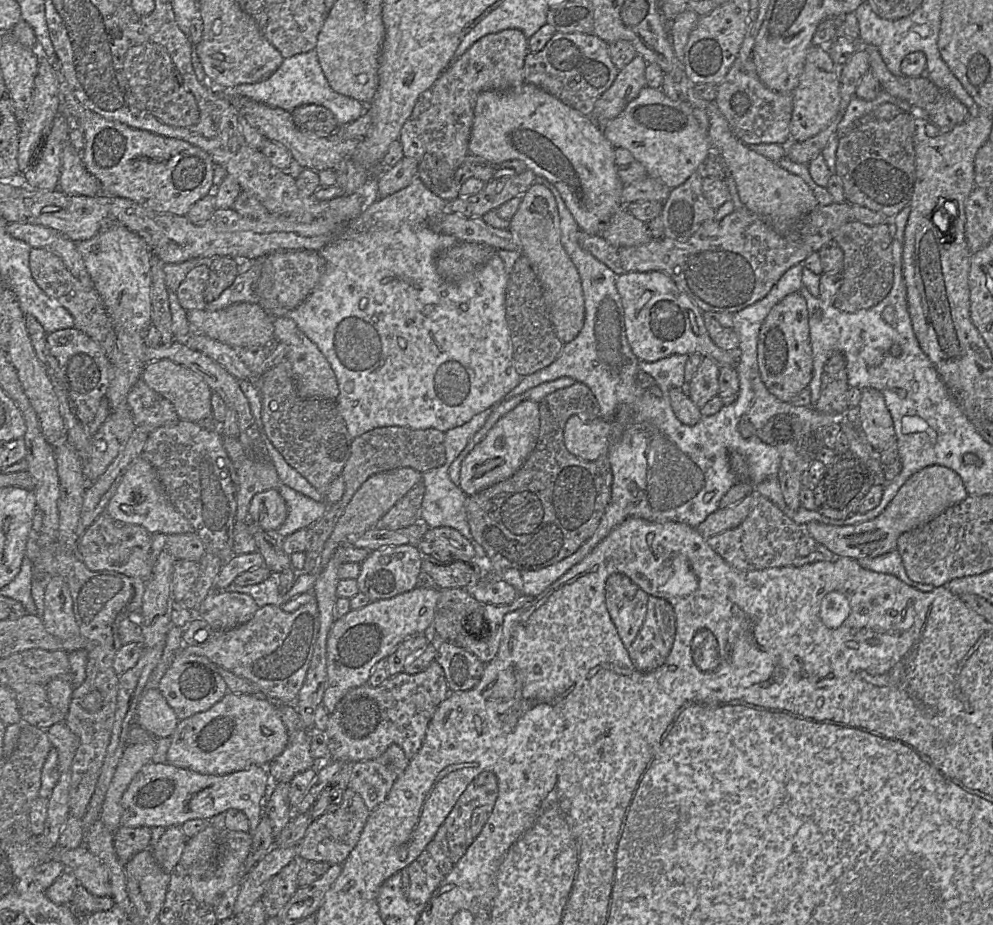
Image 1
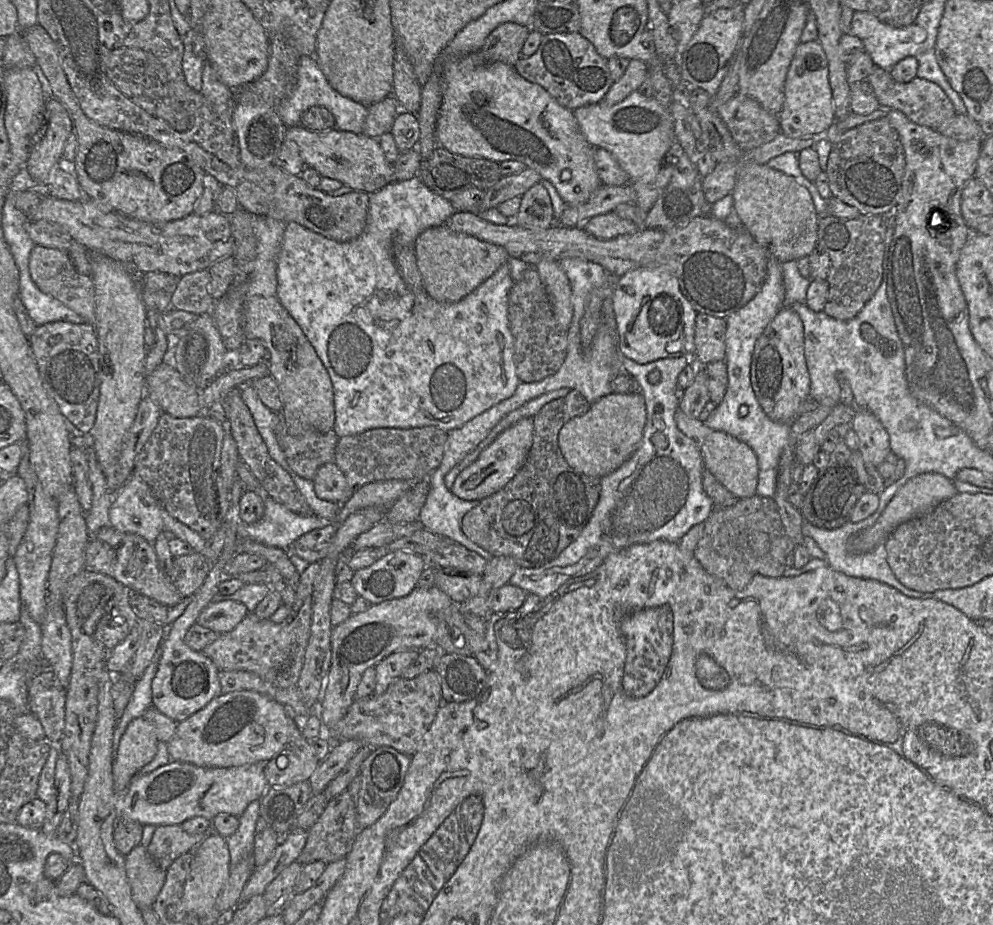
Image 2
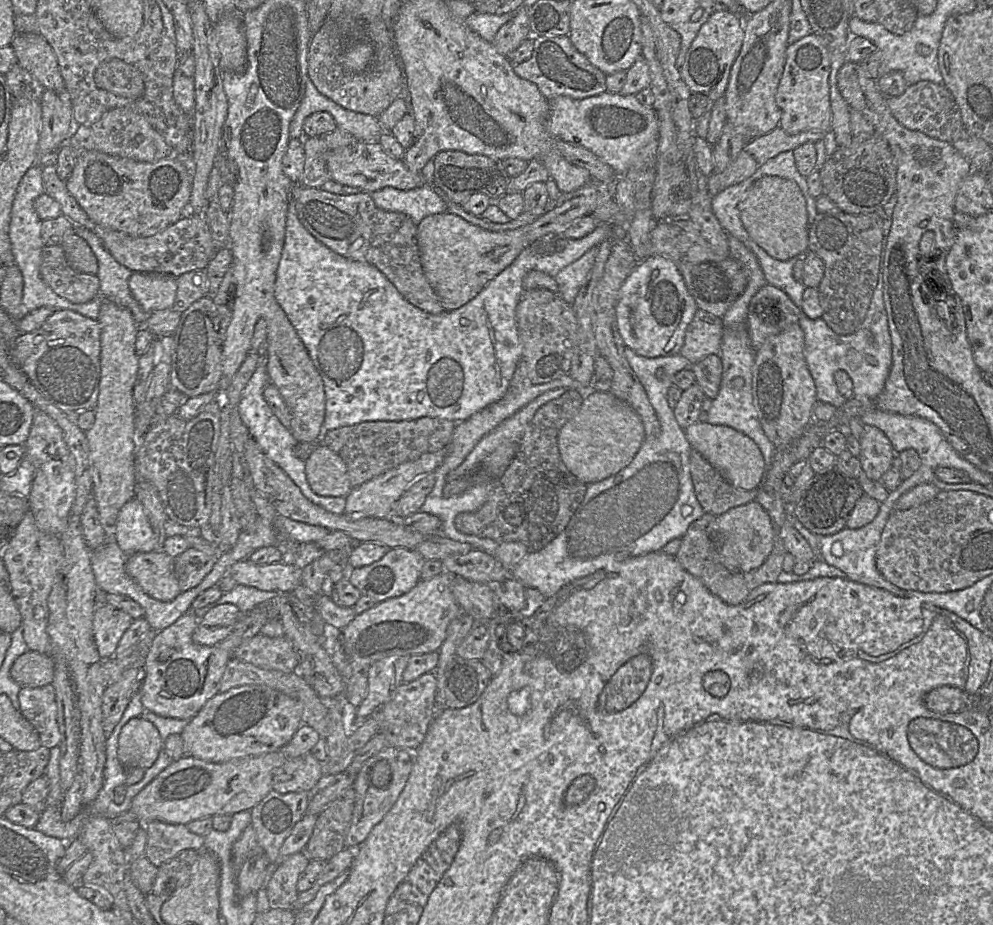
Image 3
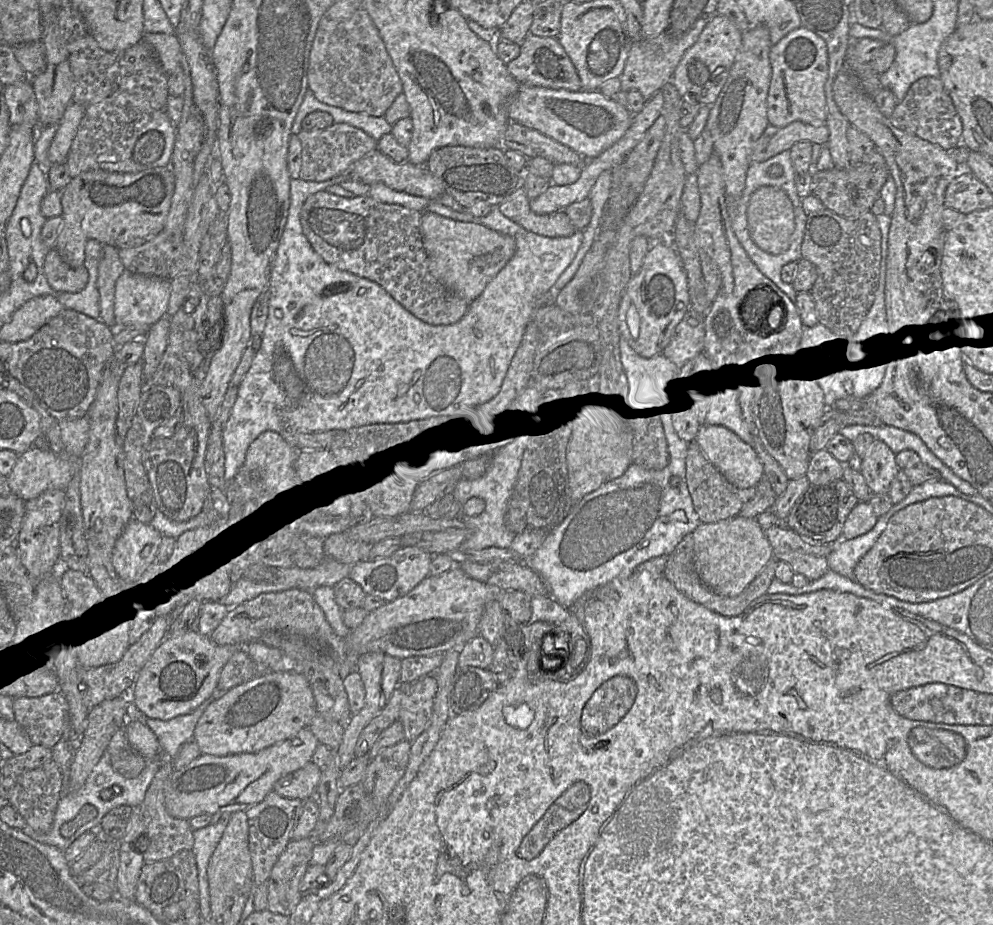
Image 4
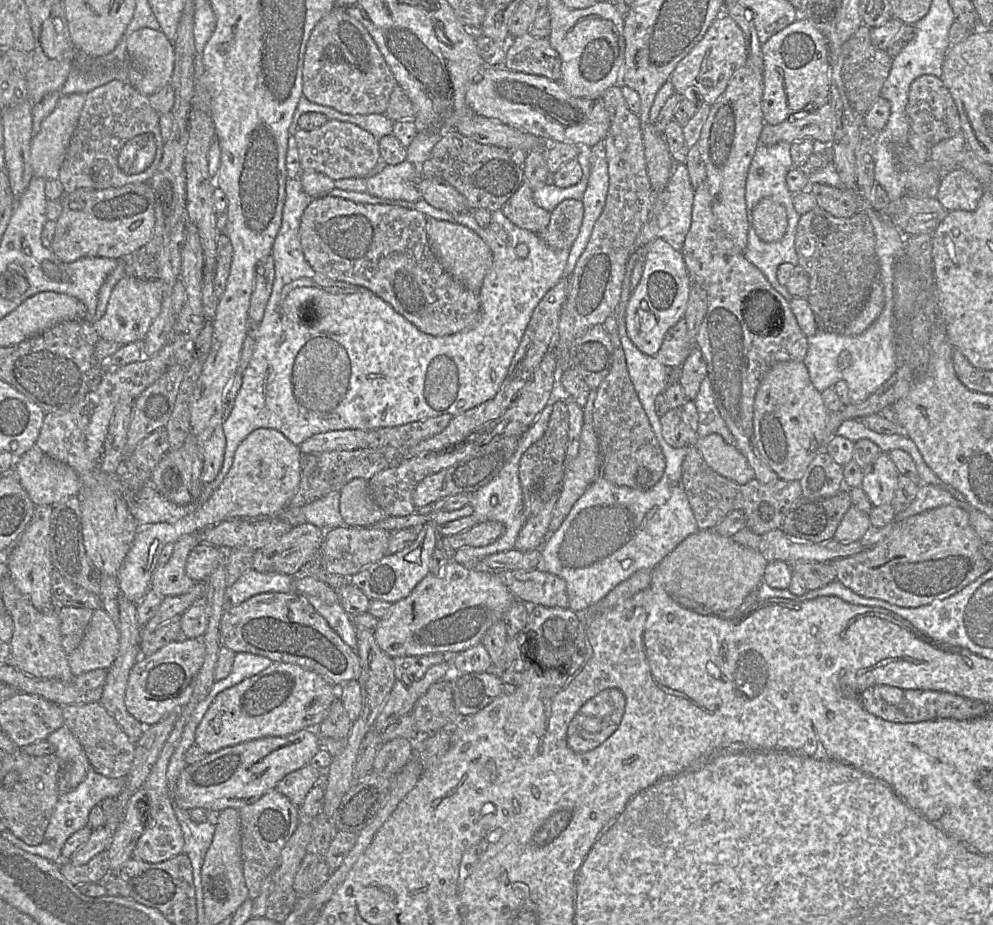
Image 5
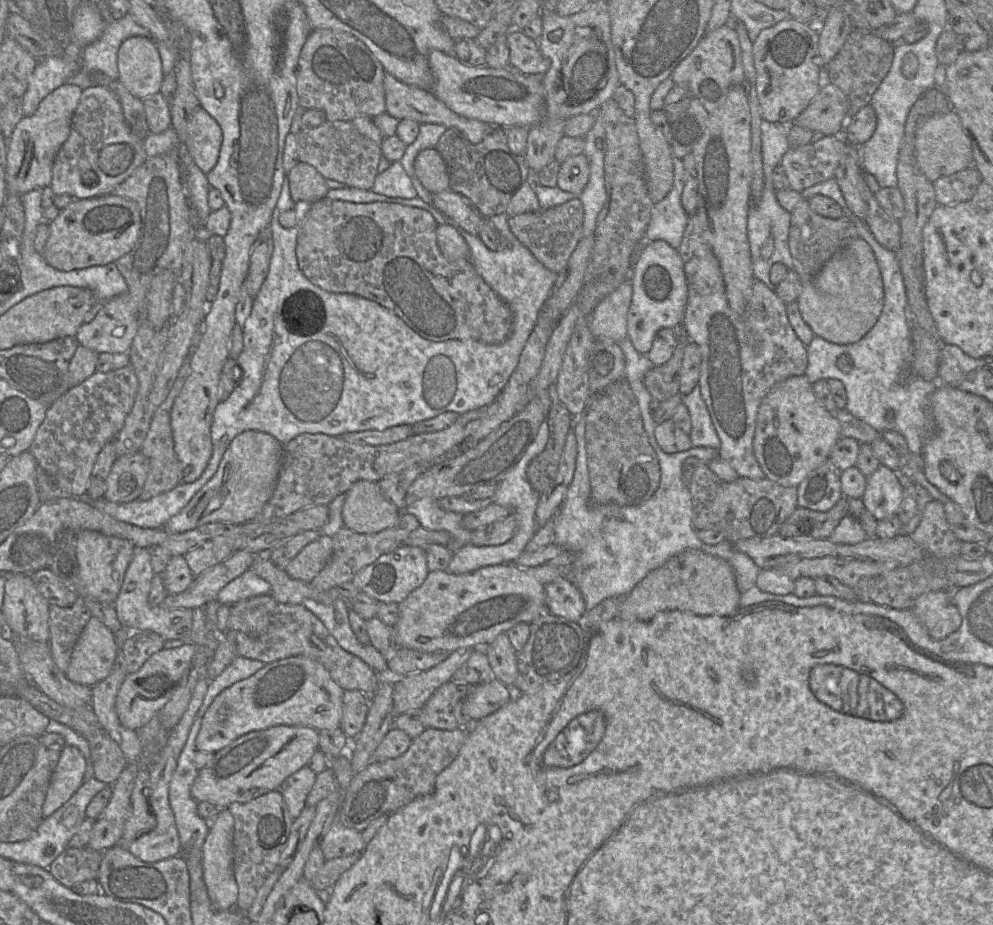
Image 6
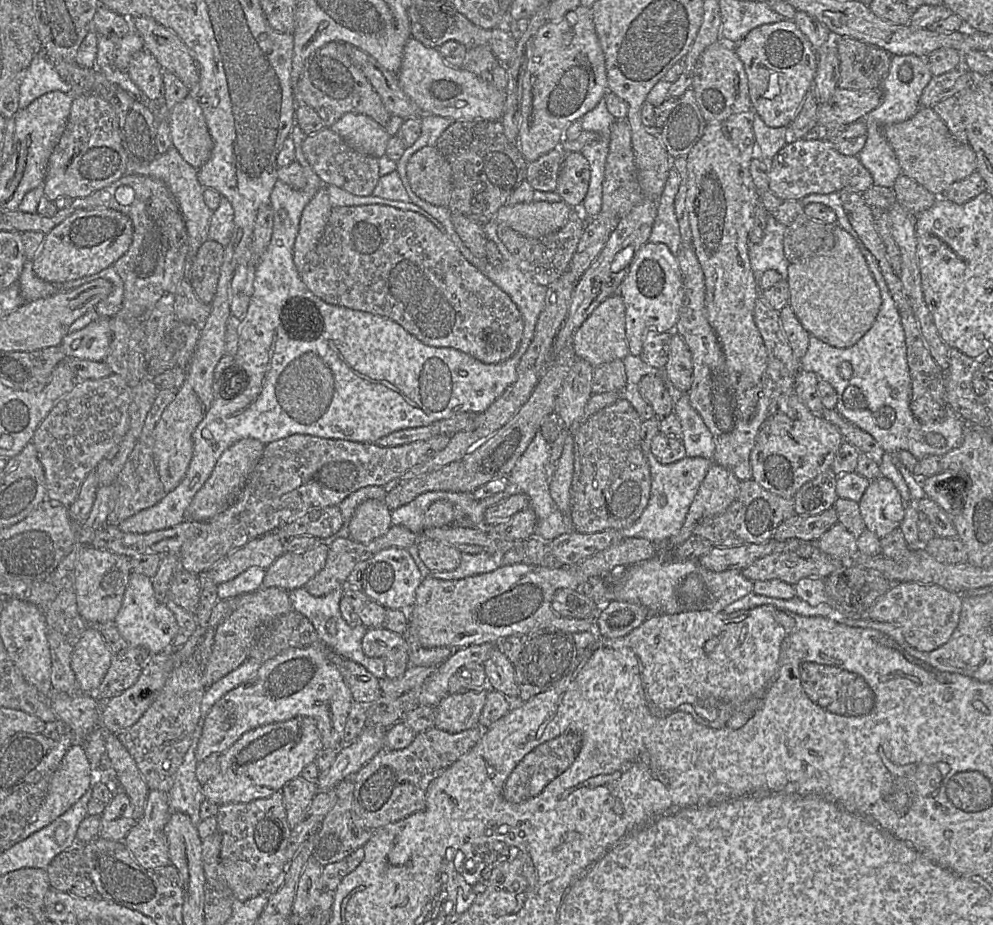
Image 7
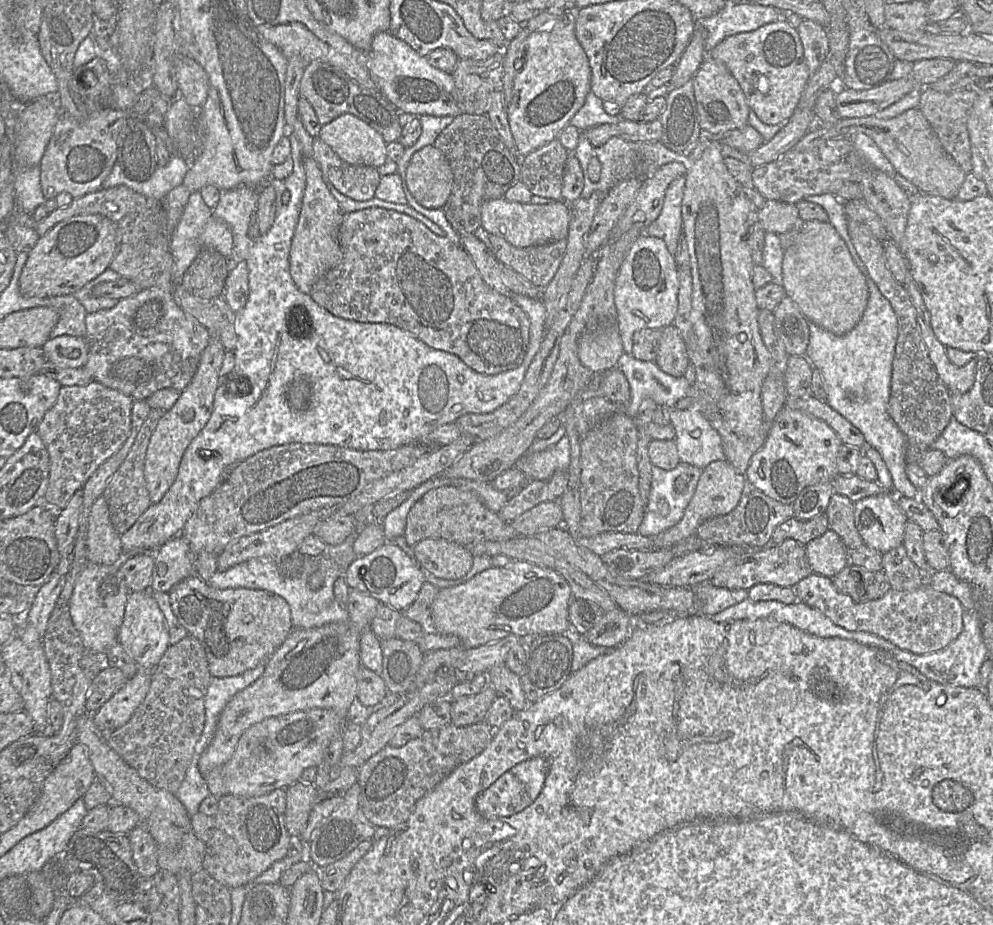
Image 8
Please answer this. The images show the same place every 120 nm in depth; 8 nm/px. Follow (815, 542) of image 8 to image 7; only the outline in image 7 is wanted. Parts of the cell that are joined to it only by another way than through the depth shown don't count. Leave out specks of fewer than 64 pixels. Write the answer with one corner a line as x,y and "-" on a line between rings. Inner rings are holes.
838,522
821,536
817,545
822,552
843,562
858,553
857,538

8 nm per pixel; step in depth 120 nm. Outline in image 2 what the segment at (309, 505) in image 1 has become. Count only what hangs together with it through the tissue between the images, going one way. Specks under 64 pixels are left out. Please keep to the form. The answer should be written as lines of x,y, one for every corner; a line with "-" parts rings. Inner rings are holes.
269,496
264,500
264,514
260,520
251,524
238,523
238,542
251,539
287,551
299,537
328,522
331,521
324,521
317,515
300,516

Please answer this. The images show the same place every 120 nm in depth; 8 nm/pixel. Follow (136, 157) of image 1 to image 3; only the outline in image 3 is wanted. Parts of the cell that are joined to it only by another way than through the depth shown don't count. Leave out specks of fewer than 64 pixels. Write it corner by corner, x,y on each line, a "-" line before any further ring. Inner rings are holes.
38,32
16,33
10,46
16,63
27,70
43,87
65,94
65,84
61,76
56,55
-
93,150
77,154
66,187
93,224
135,237
150,237
187,213
192,181
192,173
176,155
149,163

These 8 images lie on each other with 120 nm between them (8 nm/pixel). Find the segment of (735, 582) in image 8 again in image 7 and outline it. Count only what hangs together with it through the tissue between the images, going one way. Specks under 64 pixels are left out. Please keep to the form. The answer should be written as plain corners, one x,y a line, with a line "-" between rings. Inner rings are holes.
803,541
792,551
777,552
767,555
742,569
742,574
752,582
778,579
796,585
801,579
809,577
827,578
842,568
848,562
843,562
822,552
816,541

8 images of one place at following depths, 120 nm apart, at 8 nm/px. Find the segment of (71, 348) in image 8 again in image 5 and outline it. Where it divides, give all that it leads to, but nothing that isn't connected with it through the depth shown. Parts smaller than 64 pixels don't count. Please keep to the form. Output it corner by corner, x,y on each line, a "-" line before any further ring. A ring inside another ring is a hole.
124,276
115,285
103,317
92,325
101,340
121,345
142,343
151,324
161,311
162,288
158,280
139,280

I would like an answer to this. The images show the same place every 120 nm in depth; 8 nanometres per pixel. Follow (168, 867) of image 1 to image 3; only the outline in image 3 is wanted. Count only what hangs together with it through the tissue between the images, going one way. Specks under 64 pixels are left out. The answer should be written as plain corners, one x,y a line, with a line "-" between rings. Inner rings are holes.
150,821
144,825
147,834
144,855
156,867
183,850
203,850
204,836
190,832
184,824

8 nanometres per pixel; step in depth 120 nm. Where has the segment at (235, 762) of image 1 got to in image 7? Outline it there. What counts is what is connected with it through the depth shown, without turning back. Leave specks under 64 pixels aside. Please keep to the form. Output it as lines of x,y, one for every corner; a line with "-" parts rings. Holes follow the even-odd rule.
289,648
262,663
250,680
219,699
204,720
196,748
197,761
212,753
225,752
252,729
295,717
310,717
316,721
323,748
338,751
344,746
344,728
354,700
342,674
327,658
327,649
330,648

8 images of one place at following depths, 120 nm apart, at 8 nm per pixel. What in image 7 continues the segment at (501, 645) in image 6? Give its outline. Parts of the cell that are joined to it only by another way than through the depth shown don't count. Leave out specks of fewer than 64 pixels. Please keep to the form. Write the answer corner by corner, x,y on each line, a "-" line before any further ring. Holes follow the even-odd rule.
500,644
493,649
483,665
489,689
499,691
504,696
516,697
519,695
515,667
503,653

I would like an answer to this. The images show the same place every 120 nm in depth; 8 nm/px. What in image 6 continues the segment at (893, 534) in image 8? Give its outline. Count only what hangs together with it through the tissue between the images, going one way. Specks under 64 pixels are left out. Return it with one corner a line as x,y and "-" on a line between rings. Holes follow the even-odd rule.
880,465
869,477
862,502
865,509
879,521
898,514
903,500
903,488
896,473

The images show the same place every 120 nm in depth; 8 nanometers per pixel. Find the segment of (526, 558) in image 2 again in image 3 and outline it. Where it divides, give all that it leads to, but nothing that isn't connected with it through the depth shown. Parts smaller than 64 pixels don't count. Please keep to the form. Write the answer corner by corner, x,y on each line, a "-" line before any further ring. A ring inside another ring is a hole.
568,390
560,398
537,410
527,426
518,452
504,475
495,482
494,491
484,505
475,512
460,513
455,518
455,527
459,532
489,538
498,544
521,542
529,552
540,551
561,534
581,505
587,485
577,479
563,463
558,449
558,434
561,428
577,415
583,400
579,392

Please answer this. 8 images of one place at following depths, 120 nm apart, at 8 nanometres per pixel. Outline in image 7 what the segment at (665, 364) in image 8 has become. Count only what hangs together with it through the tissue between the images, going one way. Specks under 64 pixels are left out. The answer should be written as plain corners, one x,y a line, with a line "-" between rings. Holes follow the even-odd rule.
675,331
672,332
663,376
681,392
688,393
691,388
693,380
691,353
684,339

